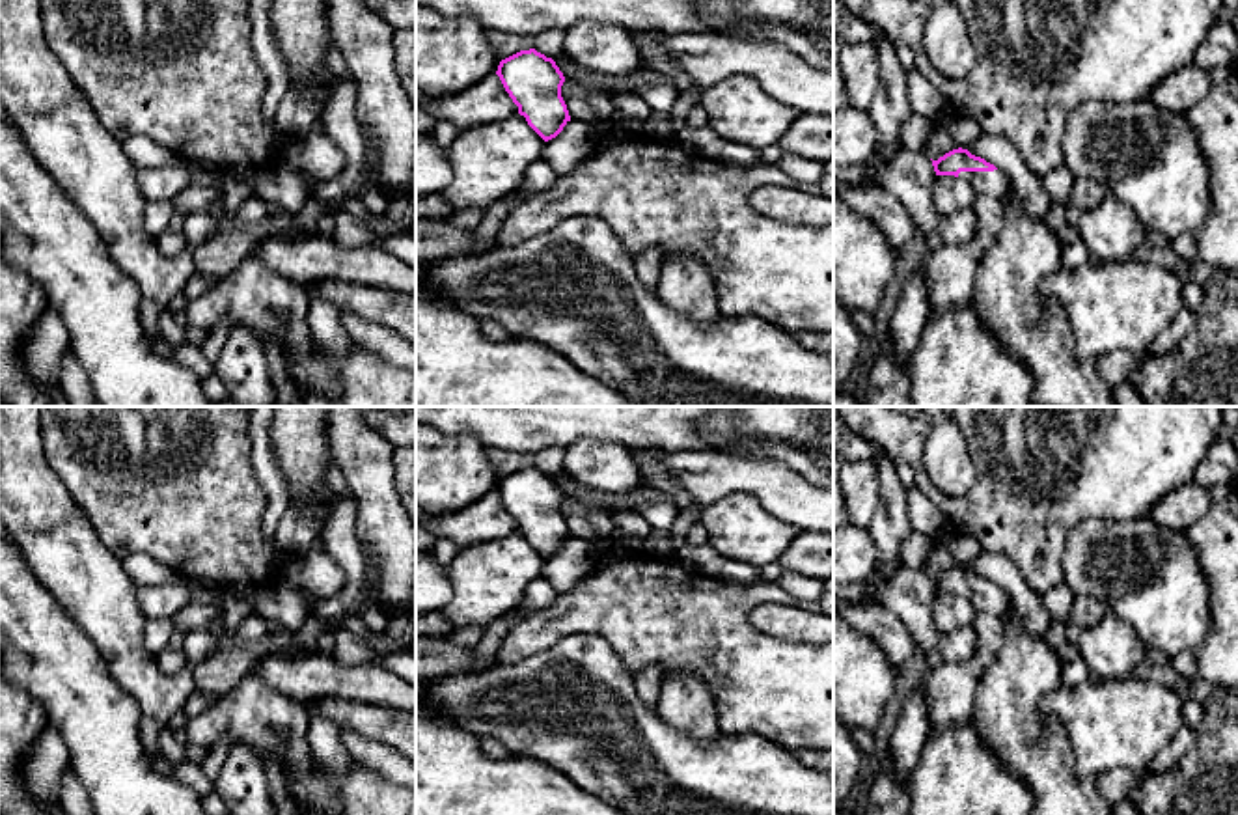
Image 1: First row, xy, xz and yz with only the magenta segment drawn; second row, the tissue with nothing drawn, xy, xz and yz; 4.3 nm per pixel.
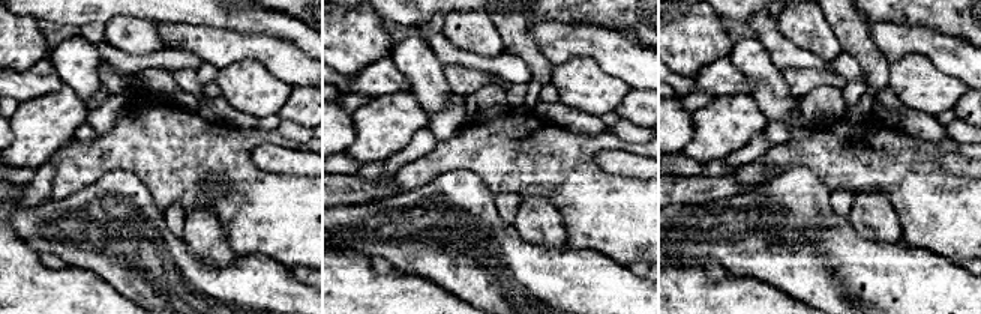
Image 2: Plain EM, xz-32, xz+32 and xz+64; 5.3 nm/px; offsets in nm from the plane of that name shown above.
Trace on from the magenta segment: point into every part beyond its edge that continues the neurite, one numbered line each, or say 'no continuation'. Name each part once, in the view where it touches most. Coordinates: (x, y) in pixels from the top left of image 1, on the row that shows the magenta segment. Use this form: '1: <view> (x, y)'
1: yz (994, 183)

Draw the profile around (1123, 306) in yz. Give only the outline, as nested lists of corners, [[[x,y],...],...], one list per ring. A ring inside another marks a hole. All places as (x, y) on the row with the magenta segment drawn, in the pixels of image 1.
[[[1134,259],[1115,263],[1087,261],[1078,269],[1059,269],[1044,280],[1040,295],[1053,300],[1068,319],[1078,360],[1098,360],[1109,352],[1149,352],[1150,343],[1184,308],[1182,280],[1158,265]]]

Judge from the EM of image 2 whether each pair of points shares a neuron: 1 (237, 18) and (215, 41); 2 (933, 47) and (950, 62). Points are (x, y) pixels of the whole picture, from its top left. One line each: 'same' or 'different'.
1: different
2: same

